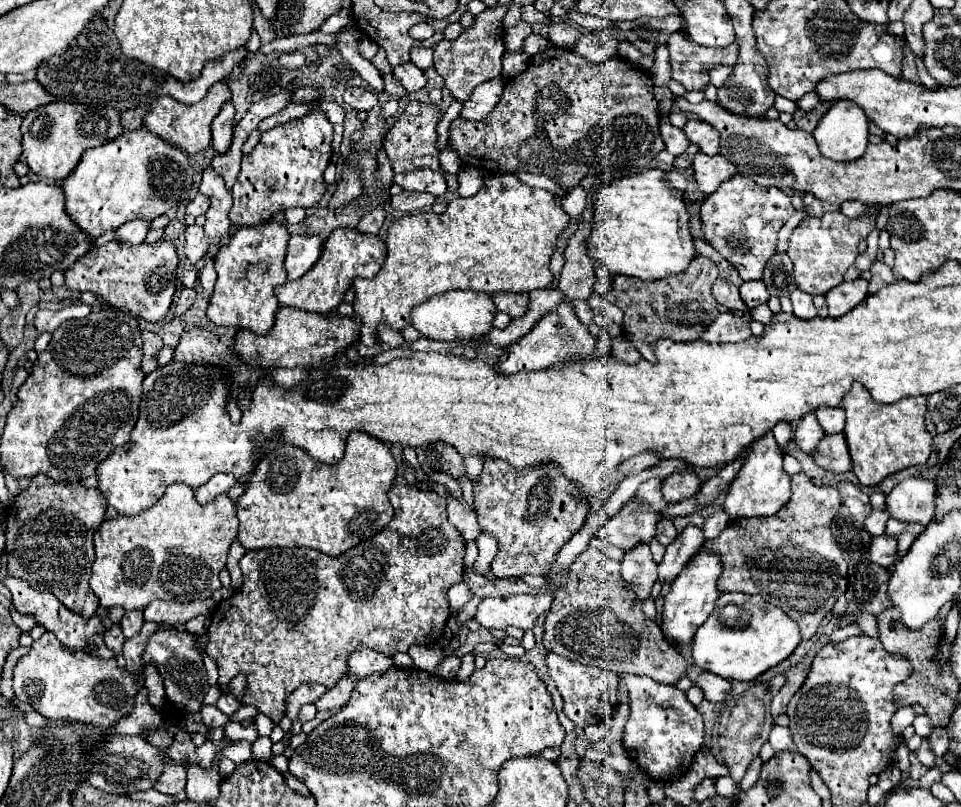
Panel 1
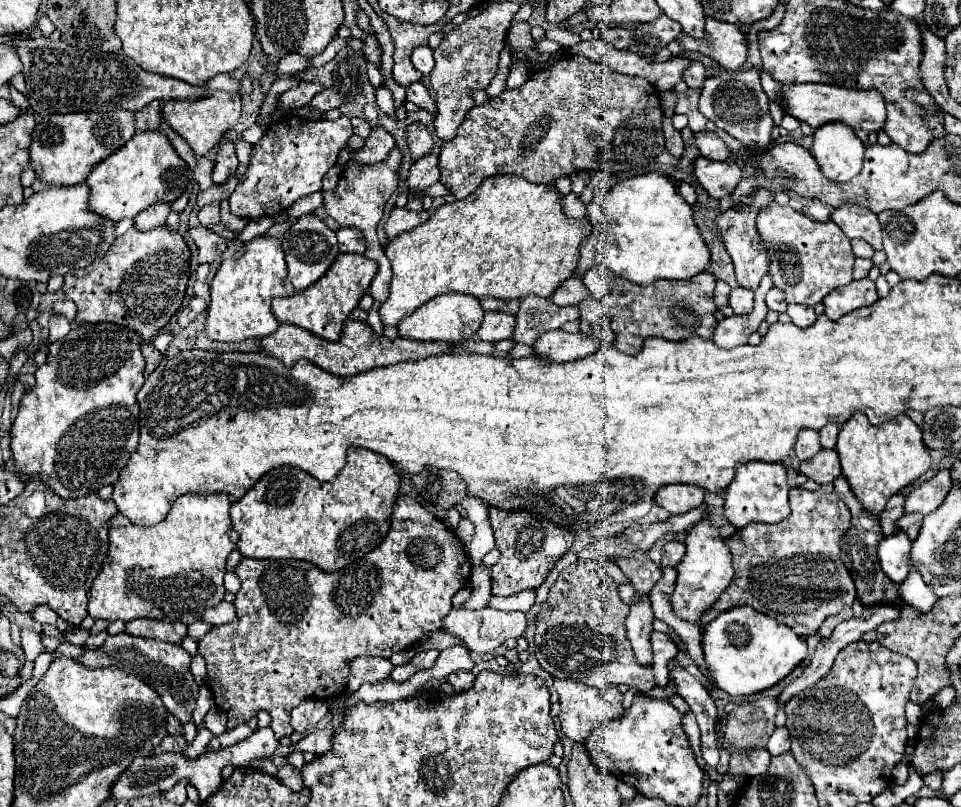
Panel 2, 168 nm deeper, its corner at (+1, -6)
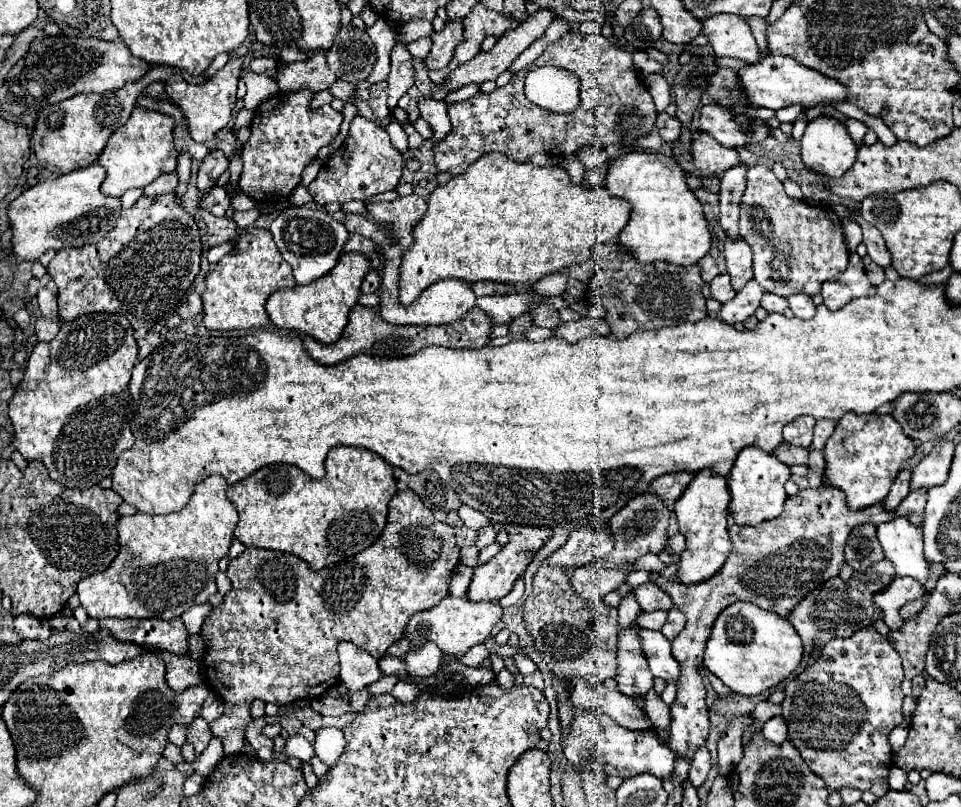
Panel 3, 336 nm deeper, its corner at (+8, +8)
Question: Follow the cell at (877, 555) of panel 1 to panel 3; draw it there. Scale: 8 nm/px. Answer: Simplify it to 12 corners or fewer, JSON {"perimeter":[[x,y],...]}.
{"perimeter":[[905,518],[877,528],[897,576],[925,582],[923,532]]}

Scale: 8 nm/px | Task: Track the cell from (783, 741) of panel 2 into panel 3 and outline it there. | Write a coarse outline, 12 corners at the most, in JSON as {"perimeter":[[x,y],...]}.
{"perimeter":[[781,716],[767,720],[761,732],[773,744],[787,740]]}

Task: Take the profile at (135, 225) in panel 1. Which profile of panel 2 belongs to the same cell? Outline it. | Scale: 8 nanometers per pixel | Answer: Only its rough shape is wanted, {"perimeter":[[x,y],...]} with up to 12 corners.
{"perimeter":[[156,204],[134,218],[136,230],[154,230],[170,214],[168,204]]}

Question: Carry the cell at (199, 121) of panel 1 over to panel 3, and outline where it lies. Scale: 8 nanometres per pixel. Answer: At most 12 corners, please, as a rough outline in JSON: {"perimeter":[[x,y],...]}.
{"perimeter":[[231,60],[207,82],[181,74],[165,82],[195,142],[211,142],[235,106],[243,62]]}

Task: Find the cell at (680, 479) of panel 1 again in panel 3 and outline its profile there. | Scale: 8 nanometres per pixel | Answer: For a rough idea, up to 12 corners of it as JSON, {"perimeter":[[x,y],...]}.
{"perimeter":[[693,472],[653,480],[651,490],[669,506],[685,492]]}

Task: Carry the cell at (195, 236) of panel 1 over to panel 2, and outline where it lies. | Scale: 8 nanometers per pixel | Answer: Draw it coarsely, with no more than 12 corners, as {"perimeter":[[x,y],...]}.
{"perimeter":[[204,226],[190,228],[200,264],[220,260],[222,236]]}

